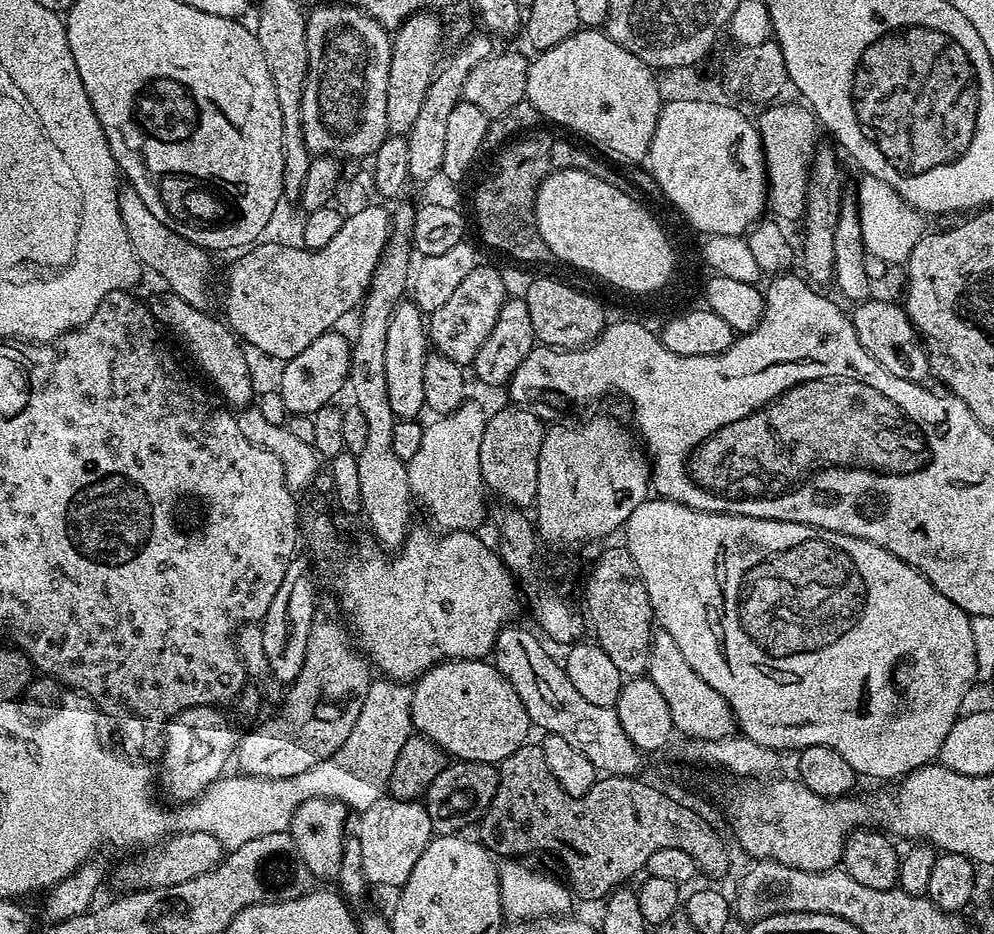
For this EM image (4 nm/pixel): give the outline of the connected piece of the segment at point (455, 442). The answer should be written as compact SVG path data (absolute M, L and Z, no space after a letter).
M472 398L465 399L458 410L454 410L445 416L436 416L433 424L425 427L422 434L420 449L414 453L414 458L407 460L408 477L412 487L412 495L428 511L428 516L433 520L431 523L437 529L444 532L467 532L479 529L479 524L484 520L484 496L485 489L482 487L480 478L480 463L478 454L482 450L482 434L486 434L486 422L489 413L484 412L480 404L475 404Z

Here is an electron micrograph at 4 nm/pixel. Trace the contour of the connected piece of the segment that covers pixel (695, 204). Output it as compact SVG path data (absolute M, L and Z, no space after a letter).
M703 98L698 101L665 103L658 114L658 126L654 126L654 138L650 142L646 164L652 167L652 176L656 179L657 186L664 191L665 198L700 234L744 236L765 215L766 205L769 203L768 170L764 161L763 142L757 125L752 120L748 121L736 109L739 107L716 100Z

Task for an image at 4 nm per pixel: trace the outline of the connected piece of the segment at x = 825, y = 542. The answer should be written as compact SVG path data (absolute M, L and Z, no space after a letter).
M649 498L637 506L634 514L630 514L630 518L624 523L622 536L628 539L626 547L634 558L634 566L638 566L640 577L646 586L646 594L650 594L650 606L652 607L655 623L666 634L670 634L670 638L674 638L674 646L678 646L678 650L682 650L682 658L686 658L686 662L690 662L690 666L694 666L694 674L698 674L698 678L702 678L702 682L714 686L714 690L718 690L718 694L722 694L722 698L728 700L728 705L732 708L732 716L736 720L736 727L742 733L744 739L763 748L771 748L777 754L783 753L783 748L799 750L810 746L830 746L830 750L838 750L838 754L842 754L842 758L846 758L846 762L850 762L850 766L856 771L857 777L873 776L876 780L892 780L888 782L899 781L907 776L909 772L933 763L939 757L942 744L946 741L946 734L950 733L950 728L961 717L962 709L960 707L963 706L964 699L967 698L968 691L972 688L972 683L977 683L978 680L973 631L971 629L972 617L966 615L958 606L954 606L954 602L950 602L950 598L946 598L946 594L939 592L917 568L912 568L905 560L890 554L890 550L886 550L874 542L866 542L862 538L854 538L841 532L812 528L809 524L795 524L785 520L763 520L762 518L750 518L749 516L732 516L728 512L695 512L693 508L685 504L659 498Z

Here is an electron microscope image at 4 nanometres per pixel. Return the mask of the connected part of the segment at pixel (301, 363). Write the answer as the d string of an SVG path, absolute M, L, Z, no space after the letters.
M333 330L314 338L302 354L290 358L280 372L278 391L282 402L286 402L286 410L293 416L309 416L320 407L331 405L340 391L345 391L348 382L348 367L352 350L349 337L339 336L339 331Z

